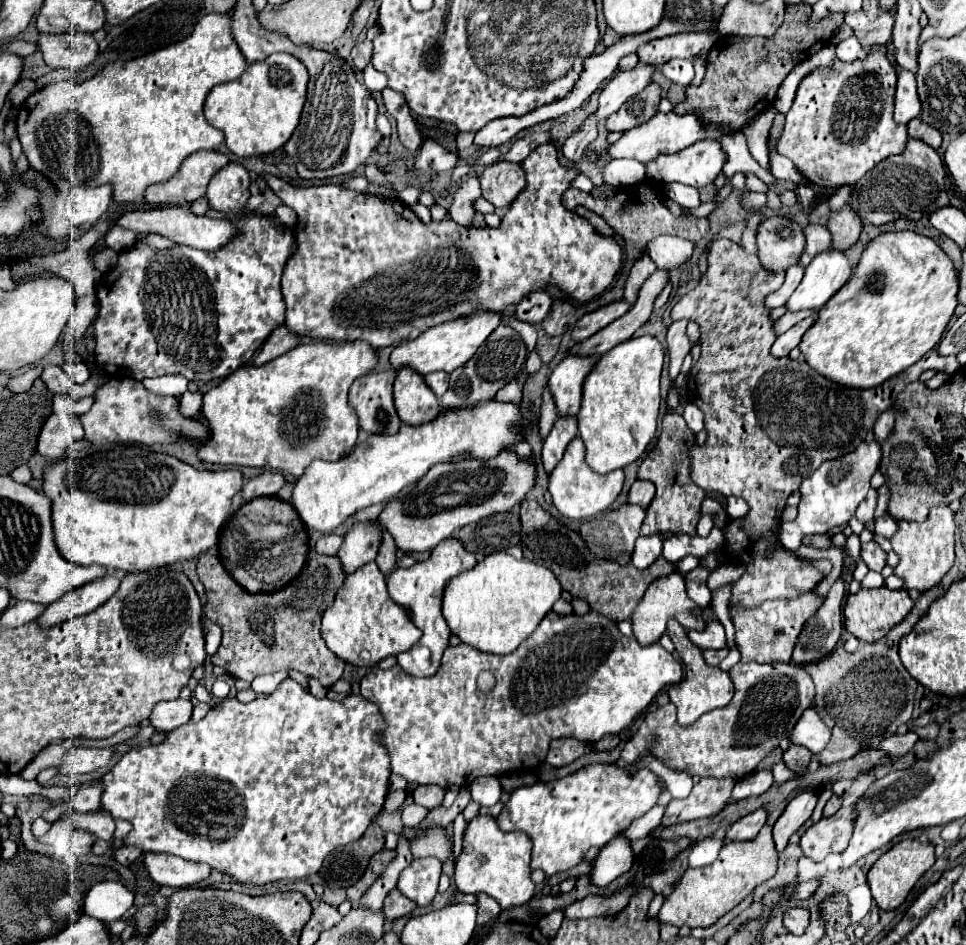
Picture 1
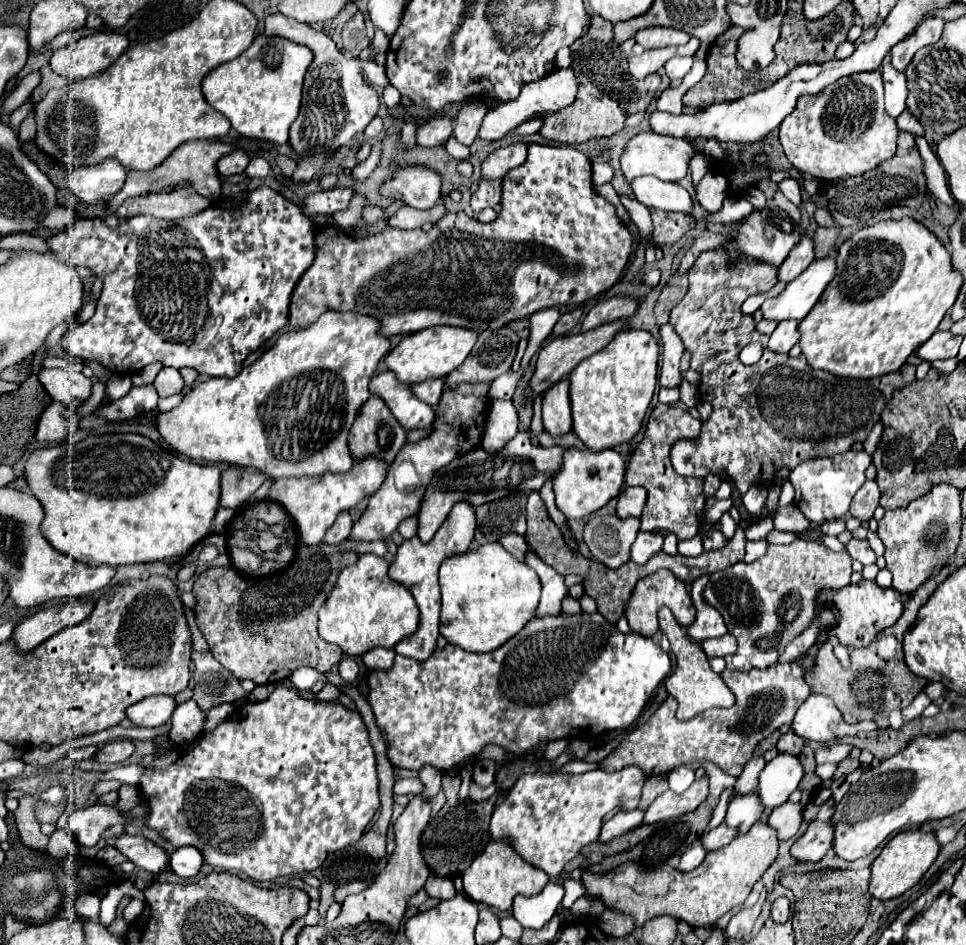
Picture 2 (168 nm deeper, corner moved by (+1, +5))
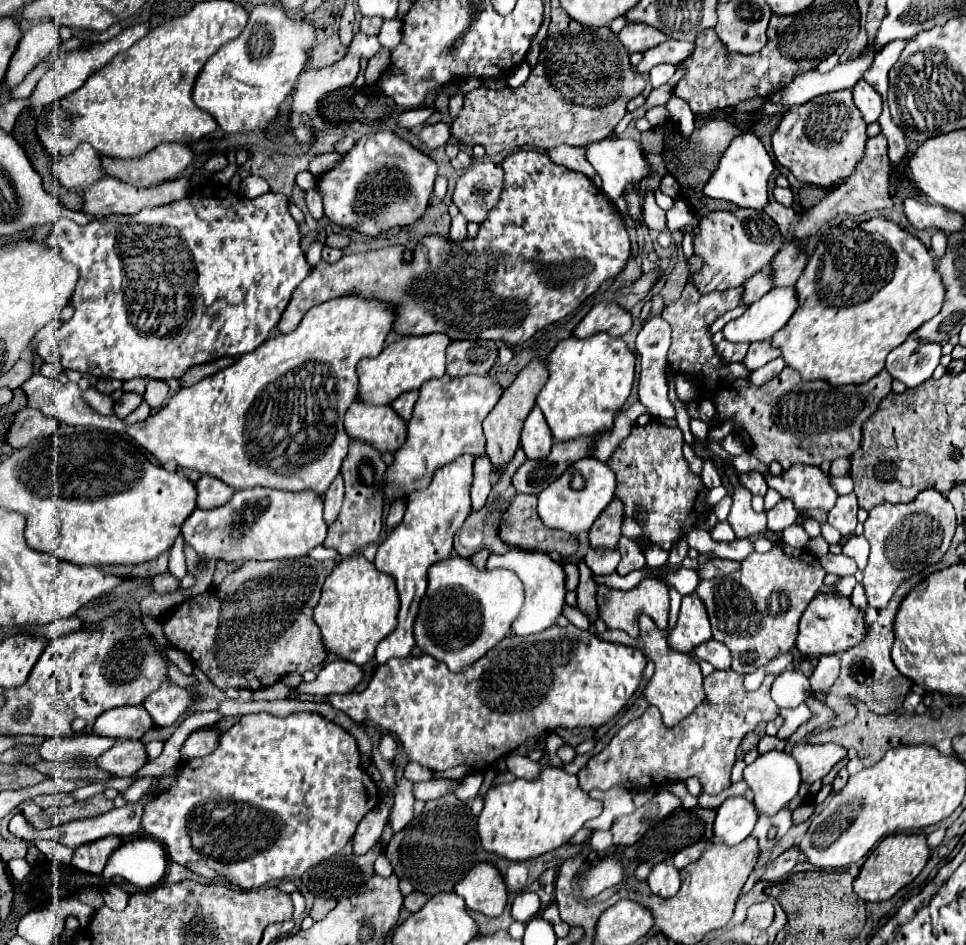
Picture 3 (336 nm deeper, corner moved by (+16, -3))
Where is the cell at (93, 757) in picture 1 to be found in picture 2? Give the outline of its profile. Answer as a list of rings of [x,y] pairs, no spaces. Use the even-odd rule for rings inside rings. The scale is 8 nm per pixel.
[[[113,740],[113,742],[107,742],[105,748],[95,754],[95,758],[109,764],[121,764],[133,752],[135,752],[135,744],[131,740]]]

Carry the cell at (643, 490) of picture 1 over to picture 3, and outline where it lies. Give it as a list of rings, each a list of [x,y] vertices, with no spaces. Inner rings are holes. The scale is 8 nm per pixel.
[[[614,498],[612,504],[600,514],[600,520],[590,528],[590,546],[594,548],[616,548],[620,540],[620,526],[624,520],[622,500]]]

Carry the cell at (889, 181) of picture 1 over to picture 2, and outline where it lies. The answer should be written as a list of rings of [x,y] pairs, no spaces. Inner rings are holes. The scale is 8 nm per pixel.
[[[899,132],[897,152],[891,160],[883,162],[879,168],[863,176],[845,178],[827,190],[827,210],[831,212],[833,222],[837,226],[853,226],[855,218],[869,220],[869,216],[877,214],[879,210],[885,210],[897,204],[909,206],[909,208],[921,206],[925,194],[927,194],[927,188],[925,188],[923,164],[919,160],[919,152],[915,152],[915,136],[909,132]]]

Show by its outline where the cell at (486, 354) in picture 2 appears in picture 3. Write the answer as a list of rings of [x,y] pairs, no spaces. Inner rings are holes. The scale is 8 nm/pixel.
[[[454,340],[448,346],[446,374],[458,376],[488,376],[498,360],[498,346],[492,340]]]

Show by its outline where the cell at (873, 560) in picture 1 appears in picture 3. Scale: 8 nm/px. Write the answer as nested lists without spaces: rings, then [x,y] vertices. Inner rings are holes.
[[[826,554],[820,558],[820,564],[828,574],[838,574],[838,576],[850,576],[856,574],[858,570],[856,562],[844,554]]]

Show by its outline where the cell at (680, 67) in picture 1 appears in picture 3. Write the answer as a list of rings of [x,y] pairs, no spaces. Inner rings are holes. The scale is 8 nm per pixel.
[[[658,64],[658,66],[654,66],[650,70],[650,82],[652,82],[652,86],[658,88],[658,86],[666,84],[674,76],[674,72],[676,72],[676,66],[672,66],[672,64]]]

